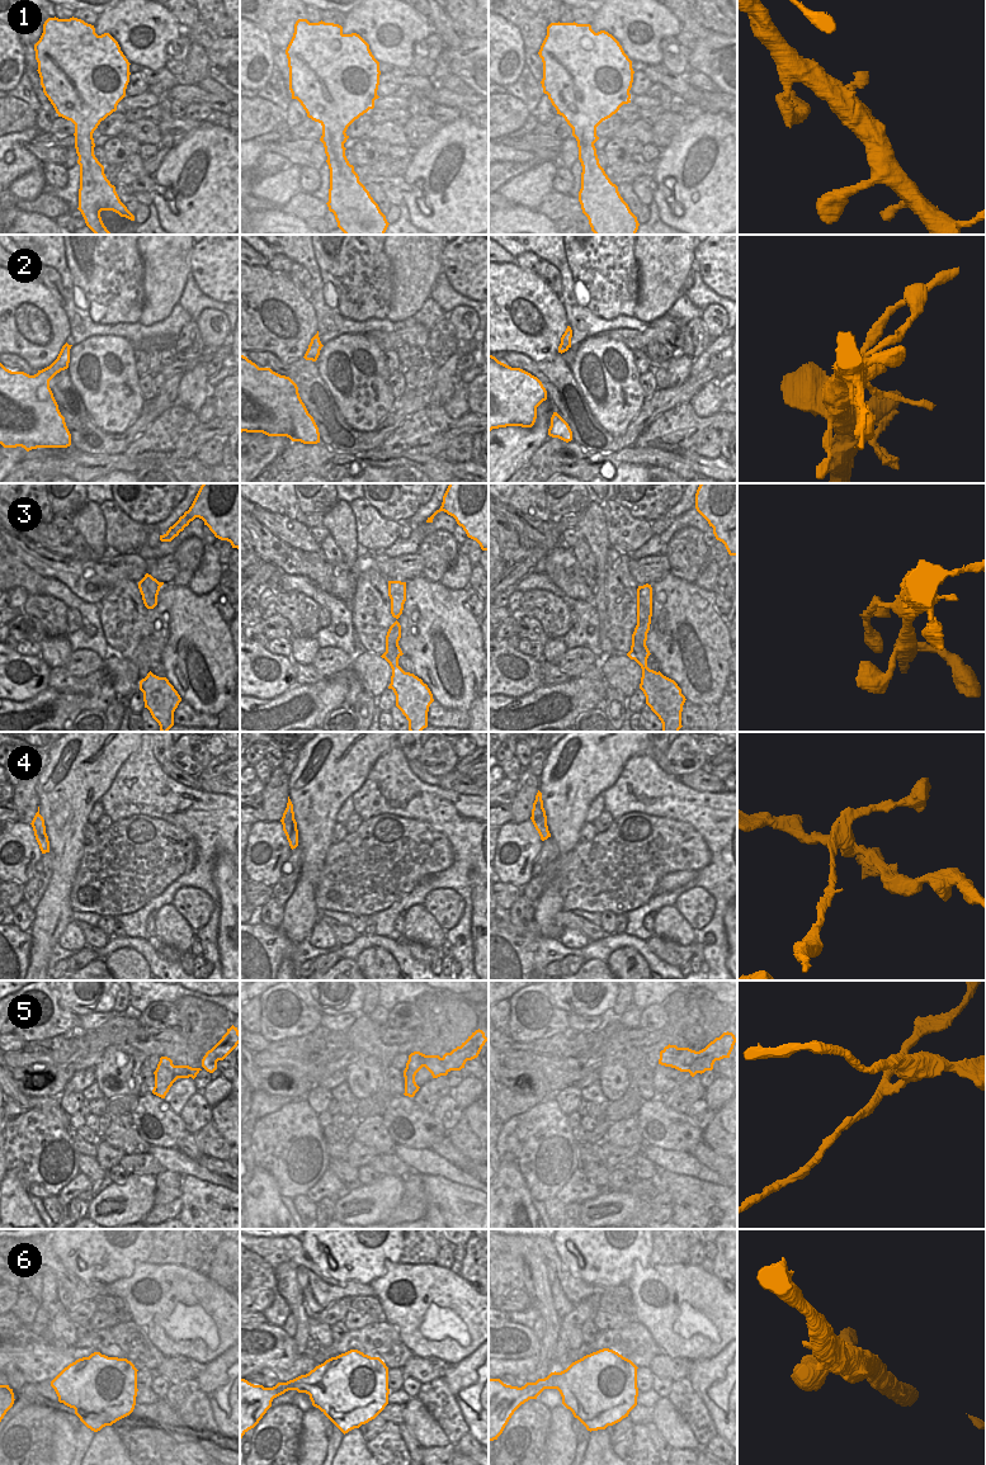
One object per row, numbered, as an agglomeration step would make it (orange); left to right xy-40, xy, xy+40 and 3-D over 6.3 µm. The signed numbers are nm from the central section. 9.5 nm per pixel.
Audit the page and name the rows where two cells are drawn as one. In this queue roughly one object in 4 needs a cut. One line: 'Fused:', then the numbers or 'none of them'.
Fused: 2, 4, 5

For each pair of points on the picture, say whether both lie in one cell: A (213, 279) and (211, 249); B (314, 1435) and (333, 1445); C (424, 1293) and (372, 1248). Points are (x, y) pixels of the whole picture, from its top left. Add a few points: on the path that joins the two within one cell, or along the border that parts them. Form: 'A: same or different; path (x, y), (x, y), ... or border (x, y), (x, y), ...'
A: same; path (213, 272), (213, 256)
B: different; border (325, 1416), (328, 1451)
C: different; border (399, 1262), (386, 1261), (385, 1272), (369, 1284)

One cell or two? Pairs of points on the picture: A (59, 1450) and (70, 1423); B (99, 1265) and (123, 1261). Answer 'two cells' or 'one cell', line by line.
A: one cell
B: one cell

